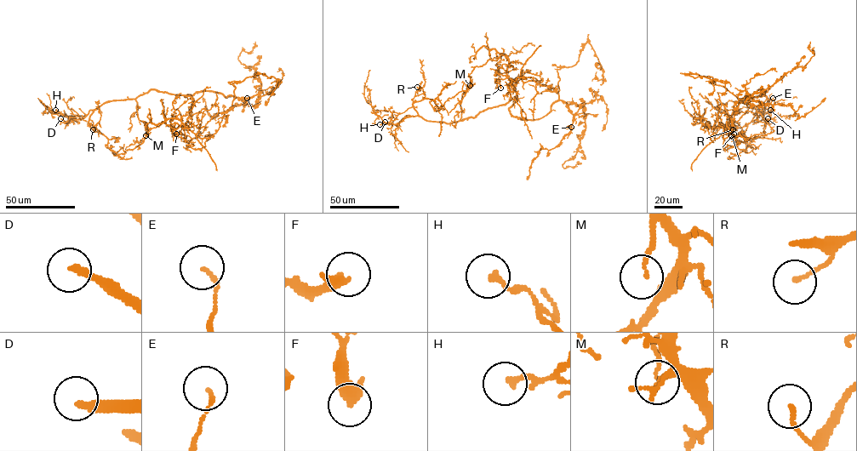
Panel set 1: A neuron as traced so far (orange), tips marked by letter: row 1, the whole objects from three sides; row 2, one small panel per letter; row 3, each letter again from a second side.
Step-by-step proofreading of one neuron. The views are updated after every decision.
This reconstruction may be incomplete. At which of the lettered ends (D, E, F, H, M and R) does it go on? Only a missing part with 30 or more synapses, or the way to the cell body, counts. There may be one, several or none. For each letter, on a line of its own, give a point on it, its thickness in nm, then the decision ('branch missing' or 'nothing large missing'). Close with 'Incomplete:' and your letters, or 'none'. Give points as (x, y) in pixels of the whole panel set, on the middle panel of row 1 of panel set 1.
D: (385, 122) | 260 nm | branch missing
E: (571, 127) | 120 nm | nothing large missing
F: (500, 88) | 400 nm | nothing large missing
H: (379, 124) | 120 nm | nothing large missing
M: (470, 85) | 110 nm | nothing large missing
R: (417, 87) | 130 nm | nothing large missing
Incomplete: D

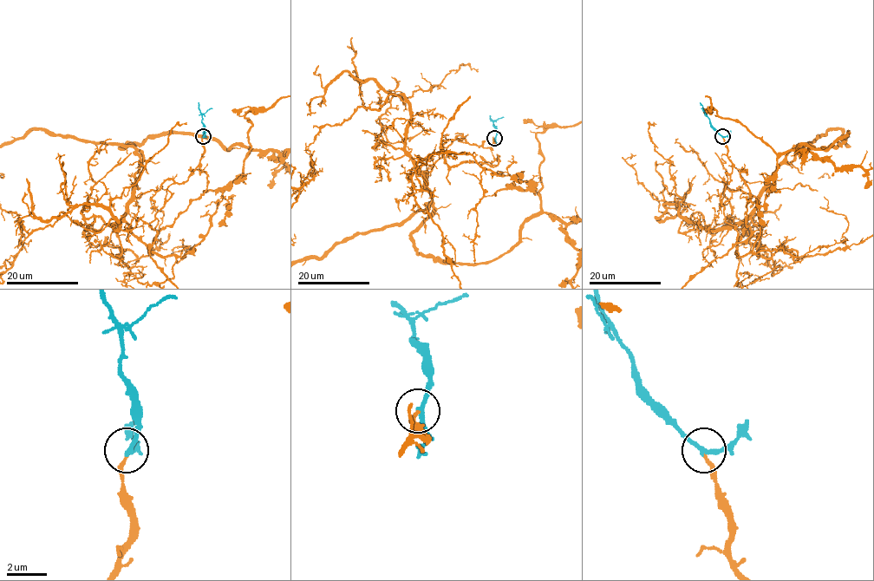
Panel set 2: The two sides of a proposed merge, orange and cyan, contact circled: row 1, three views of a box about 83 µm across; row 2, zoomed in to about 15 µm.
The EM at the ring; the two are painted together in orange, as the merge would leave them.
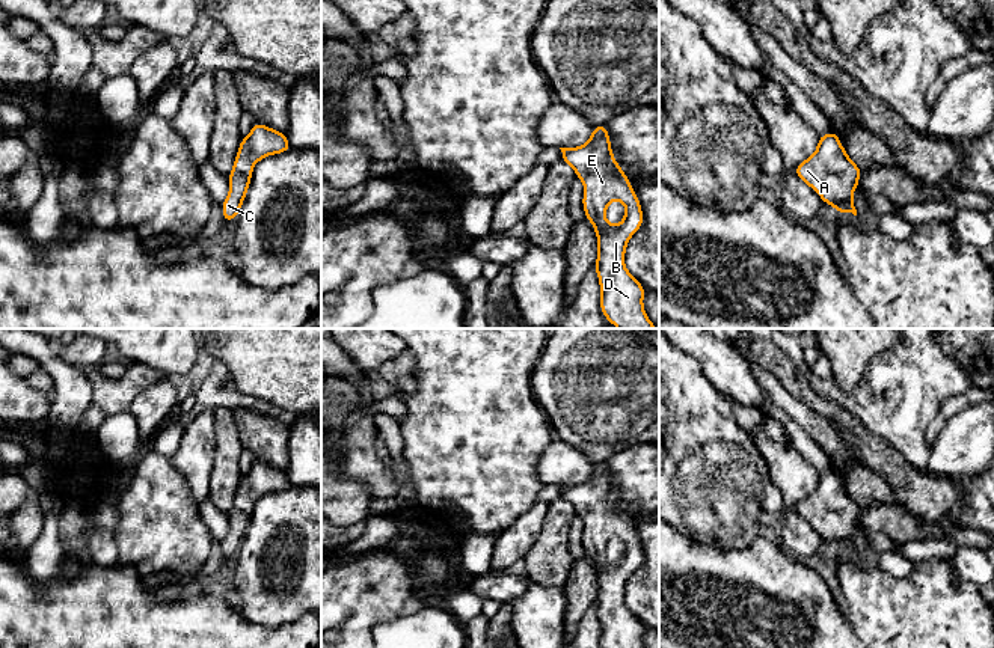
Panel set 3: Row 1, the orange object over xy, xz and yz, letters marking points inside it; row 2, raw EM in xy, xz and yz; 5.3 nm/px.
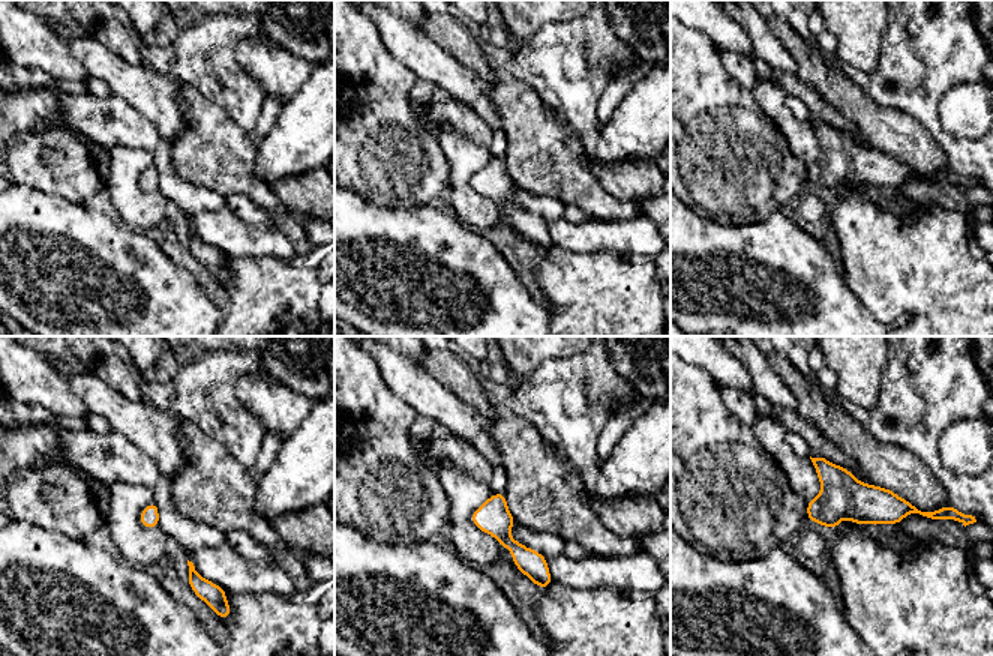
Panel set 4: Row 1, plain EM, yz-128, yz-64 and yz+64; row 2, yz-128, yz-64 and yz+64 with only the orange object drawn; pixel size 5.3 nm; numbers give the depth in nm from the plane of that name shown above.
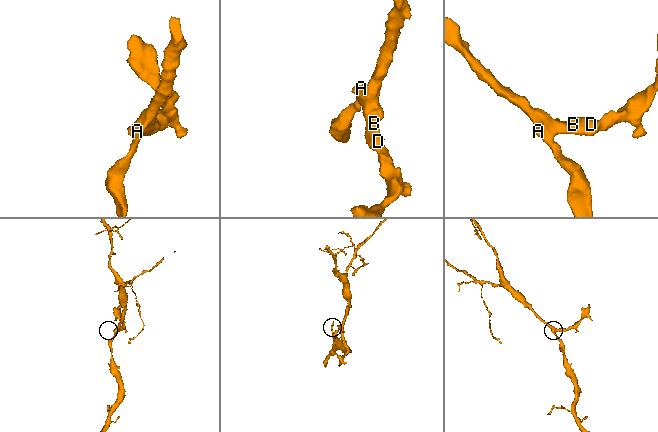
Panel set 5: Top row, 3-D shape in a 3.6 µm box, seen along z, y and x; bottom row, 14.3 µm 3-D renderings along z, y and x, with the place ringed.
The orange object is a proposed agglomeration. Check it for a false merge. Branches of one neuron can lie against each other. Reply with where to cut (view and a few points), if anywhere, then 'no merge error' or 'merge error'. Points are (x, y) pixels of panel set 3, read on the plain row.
no cut; no merge error

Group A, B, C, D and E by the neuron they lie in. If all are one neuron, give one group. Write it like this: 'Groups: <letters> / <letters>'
Groups: A B C D E

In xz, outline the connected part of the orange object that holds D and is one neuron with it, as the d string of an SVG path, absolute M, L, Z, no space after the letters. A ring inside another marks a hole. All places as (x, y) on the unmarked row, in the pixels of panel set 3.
M596 463L587 481L576 485L560 487L563 490L561 499L569 502L575 508L576 515L584 521L584 552L593 562L597 574L594 607L600 622L600 648L644 648L643 636L646 625L624 603L626 583L632 573L643 564L644 553L629 515L614 497L608 466L605 463ZM612 538L620 538L626 546L624 555L617 564L611 562L605 553Z

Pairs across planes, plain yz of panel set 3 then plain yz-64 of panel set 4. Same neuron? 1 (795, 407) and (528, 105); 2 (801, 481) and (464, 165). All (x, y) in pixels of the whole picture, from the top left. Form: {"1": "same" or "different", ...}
{"1": "same", "2": "same"}

